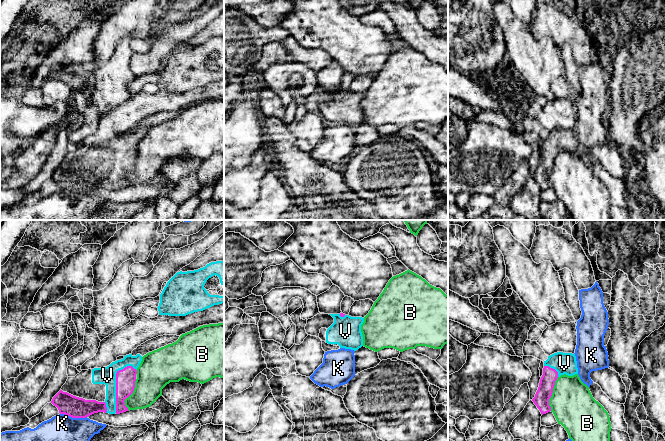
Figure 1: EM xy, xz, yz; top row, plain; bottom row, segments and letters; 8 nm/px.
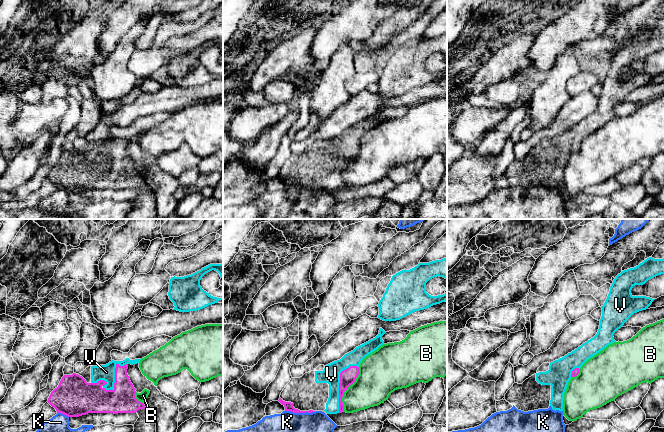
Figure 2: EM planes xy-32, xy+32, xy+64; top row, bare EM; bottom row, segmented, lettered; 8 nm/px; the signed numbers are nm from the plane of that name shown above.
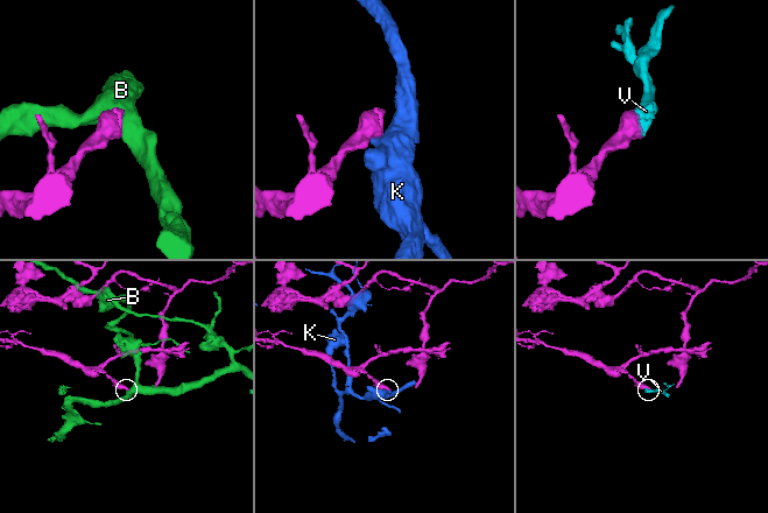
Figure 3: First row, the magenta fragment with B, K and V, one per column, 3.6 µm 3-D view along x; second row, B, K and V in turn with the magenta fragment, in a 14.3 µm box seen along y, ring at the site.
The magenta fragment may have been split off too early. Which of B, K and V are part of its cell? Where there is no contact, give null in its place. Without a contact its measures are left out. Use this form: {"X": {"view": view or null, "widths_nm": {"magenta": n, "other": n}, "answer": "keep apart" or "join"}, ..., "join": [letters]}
{"B": {"view": "yz", "widths_nm": {"magenta": 120, "other": 340}, "answer": "keep apart"}, "K": {"view": "xy", "widths_nm": {"magenta": 170, "other": 440}, "answer": "keep apart"}, "V": {"view": "xy", "widths_nm": {"magenta": 160, "other": 140}, "answer": "join"}, "join": ["V"]}

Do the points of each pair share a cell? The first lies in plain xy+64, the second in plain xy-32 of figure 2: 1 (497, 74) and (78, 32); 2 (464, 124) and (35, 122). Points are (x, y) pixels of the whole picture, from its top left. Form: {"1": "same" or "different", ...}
{"1": "same", "2": "same"}

